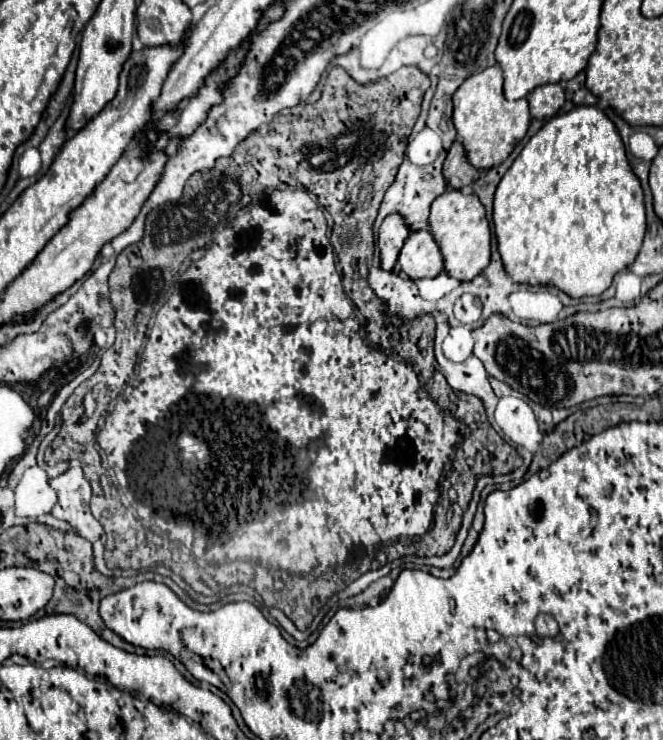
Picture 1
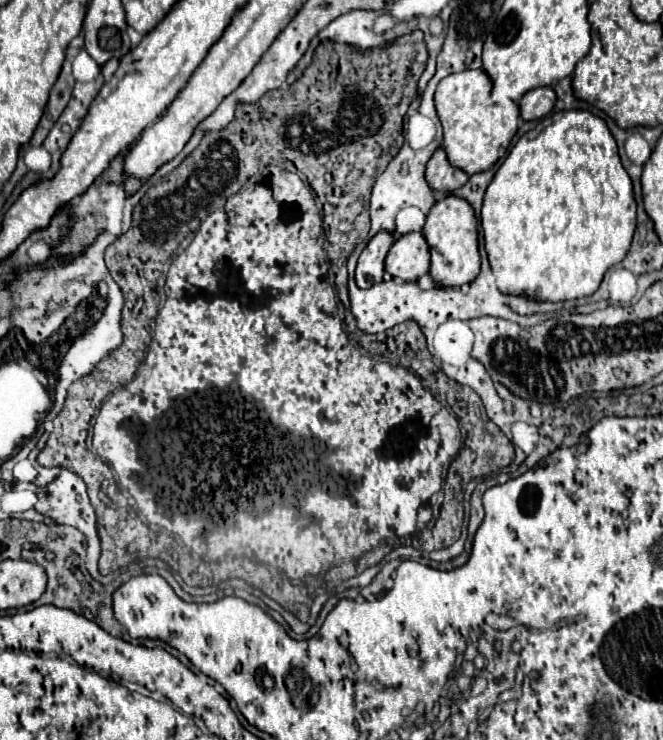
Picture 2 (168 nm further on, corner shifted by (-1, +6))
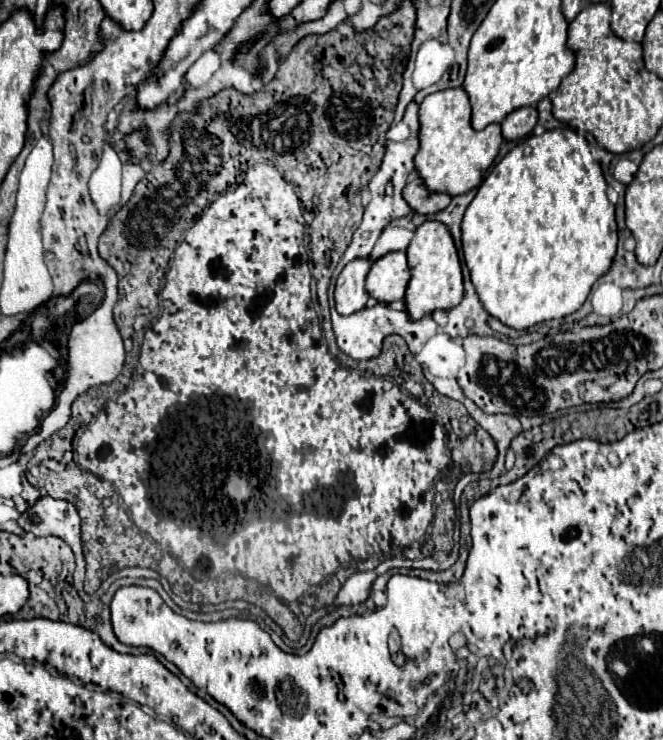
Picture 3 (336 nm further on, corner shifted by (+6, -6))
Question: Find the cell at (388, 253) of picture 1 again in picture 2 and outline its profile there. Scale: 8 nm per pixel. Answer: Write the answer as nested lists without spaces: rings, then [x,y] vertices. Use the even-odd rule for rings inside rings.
[[[378,232],[364,252],[358,258],[358,268],[356,268],[356,282],[360,288],[370,288],[372,284],[380,282],[384,276],[384,260],[388,250],[394,244],[394,234],[392,232]]]

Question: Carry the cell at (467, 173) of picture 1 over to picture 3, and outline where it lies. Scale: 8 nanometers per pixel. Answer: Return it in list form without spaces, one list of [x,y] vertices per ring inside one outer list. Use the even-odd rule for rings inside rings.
[[[415,178],[411,184],[405,186],[405,202],[409,204],[409,208],[417,214],[435,214],[435,212],[441,212],[449,206],[451,202],[451,196],[447,194],[431,194],[421,178]]]

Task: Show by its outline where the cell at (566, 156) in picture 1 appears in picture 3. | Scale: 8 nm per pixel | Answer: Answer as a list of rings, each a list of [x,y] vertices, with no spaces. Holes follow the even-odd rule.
[[[571,128],[527,136],[489,172],[461,222],[463,260],[487,314],[513,330],[525,330],[547,320],[565,318],[581,308],[591,286],[601,278],[615,256],[615,206],[609,202],[599,162],[593,158],[581,132]]]

